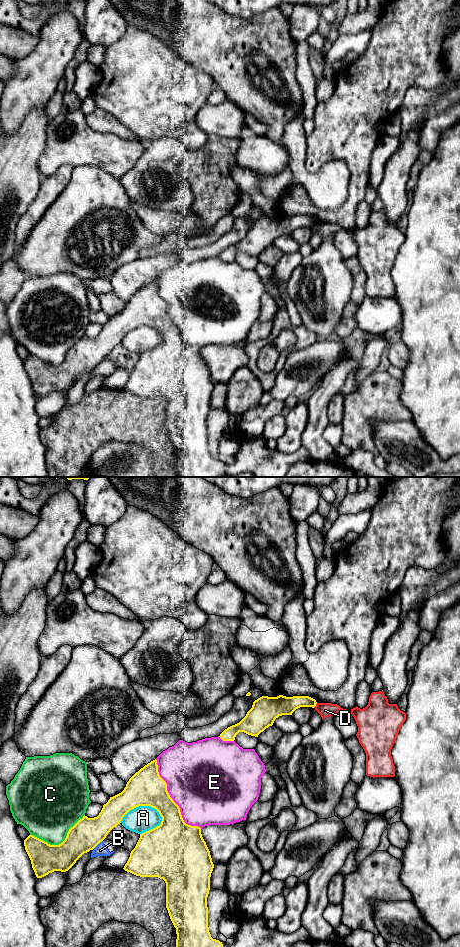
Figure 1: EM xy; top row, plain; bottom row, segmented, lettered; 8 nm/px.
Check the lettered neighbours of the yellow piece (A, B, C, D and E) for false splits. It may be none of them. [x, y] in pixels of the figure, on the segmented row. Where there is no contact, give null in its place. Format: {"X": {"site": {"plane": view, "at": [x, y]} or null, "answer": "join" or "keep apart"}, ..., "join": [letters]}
{"A": {"site": {"plane": "xy", "at": [140, 805]}, "answer": "keep apart"}, "B": {"site": {"plane": "xy", "at": [97, 844]}, "answer": "keep apart"}, "C": {"site": {"plane": "xy", "at": [61, 843]}, "answer": "keep apart"}, "D": {"site": {"plane": "xy", "at": [315, 705]}, "answer": "keep apart"}, "E": {"site": {"plane": "xy", "at": [172, 799]}, "answer": "keep apart"}, "join": []}

